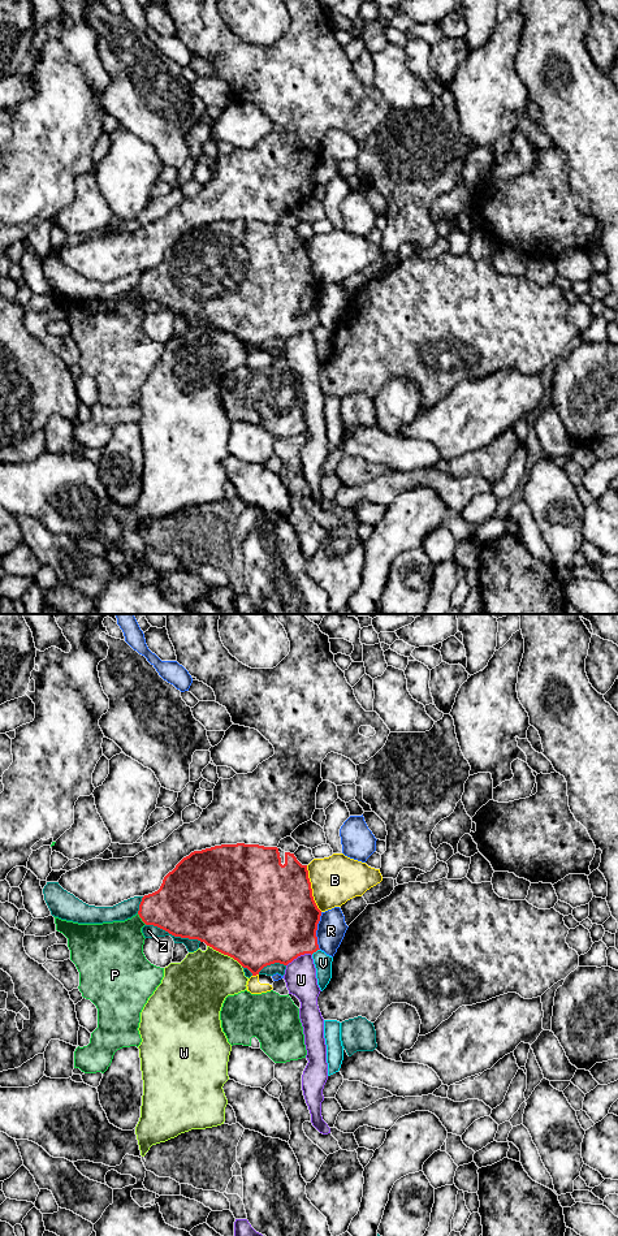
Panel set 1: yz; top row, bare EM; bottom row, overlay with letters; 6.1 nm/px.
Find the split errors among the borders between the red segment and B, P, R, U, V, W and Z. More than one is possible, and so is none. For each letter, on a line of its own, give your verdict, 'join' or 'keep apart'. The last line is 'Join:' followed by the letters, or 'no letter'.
B: keep apart
P: keep apart
R: keep apart
U: keep apart
V: keep apart
W: keep apart
Z: keep apart
Join: no letter

